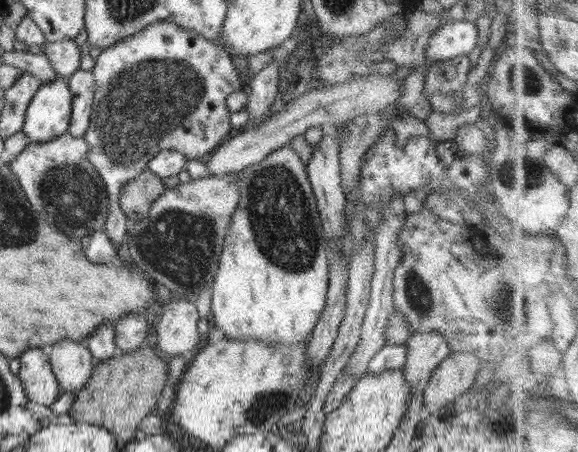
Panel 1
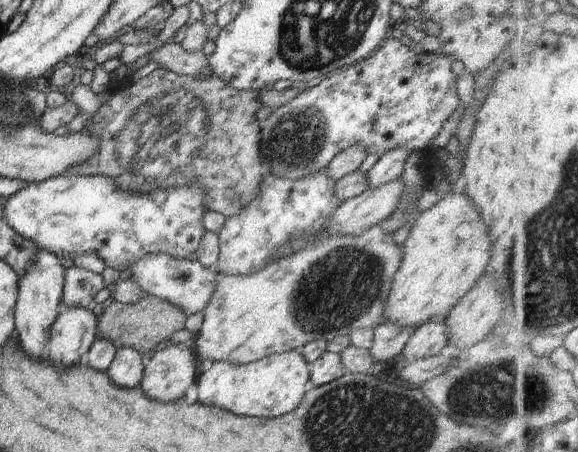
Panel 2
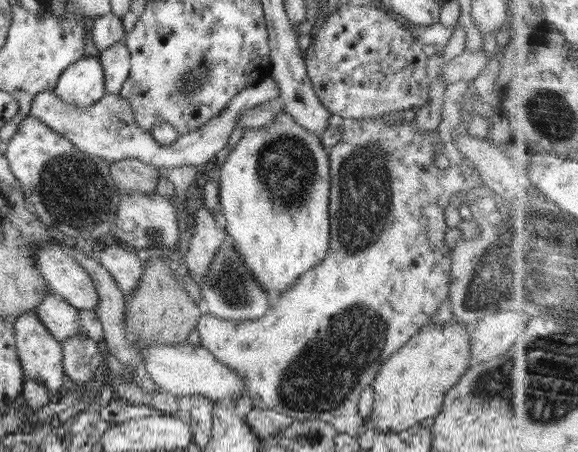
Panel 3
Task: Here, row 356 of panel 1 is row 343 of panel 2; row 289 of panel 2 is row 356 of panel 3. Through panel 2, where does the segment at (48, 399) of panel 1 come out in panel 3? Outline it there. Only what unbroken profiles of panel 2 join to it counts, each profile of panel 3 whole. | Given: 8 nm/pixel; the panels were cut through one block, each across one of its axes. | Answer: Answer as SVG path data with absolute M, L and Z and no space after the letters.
M28 311L14 320L14 336L18 360L25 378L33 378L49 390L62 390L64 369L62 366L63 350L61 342L52 337L37 315Z

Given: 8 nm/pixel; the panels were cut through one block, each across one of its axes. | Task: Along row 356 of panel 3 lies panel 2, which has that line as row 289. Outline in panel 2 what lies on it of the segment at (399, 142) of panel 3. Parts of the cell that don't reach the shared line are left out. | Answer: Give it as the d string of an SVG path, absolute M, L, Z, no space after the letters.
M378 224L372 226L370 230L364 231L364 234L361 235L352 236L344 234L338 236L333 235L327 239L318 238L316 243L306 247L303 251L296 251L294 254L288 255L286 258L280 259L279 261L274 261L266 265L262 270L249 275L227 275L218 273L214 294L211 296L210 302L206 305L203 312L204 318L202 326L200 326L200 330L197 331L191 342L199 365L201 365L204 360L212 360L214 363L222 361L237 365L248 364L274 353L285 353L298 350L301 346L312 341L323 340L325 343L329 343L336 337L348 337L353 330L361 328L373 329L375 326L384 324L383 304L387 301L393 276L400 266L402 257L402 248L398 247L393 241L393 236L384 233L381 226Z

